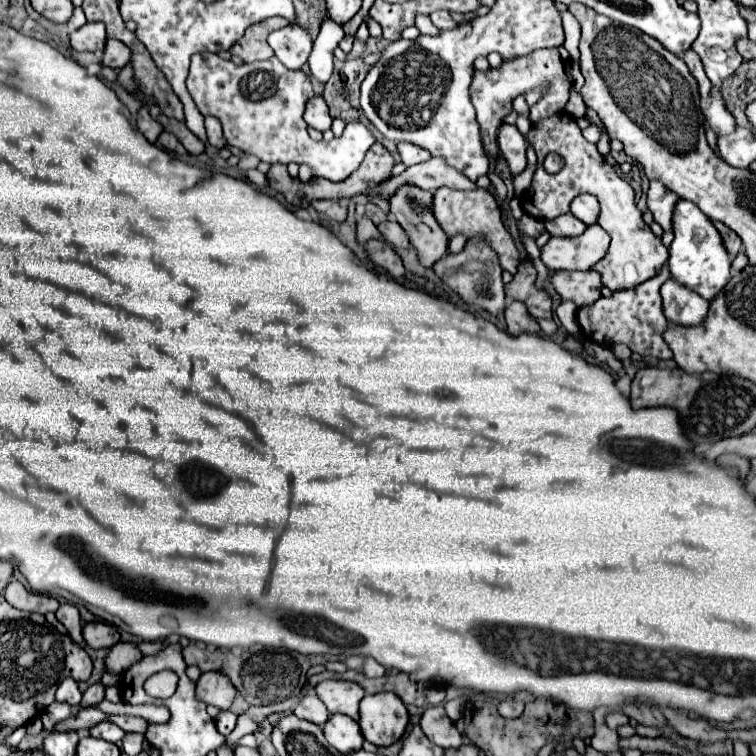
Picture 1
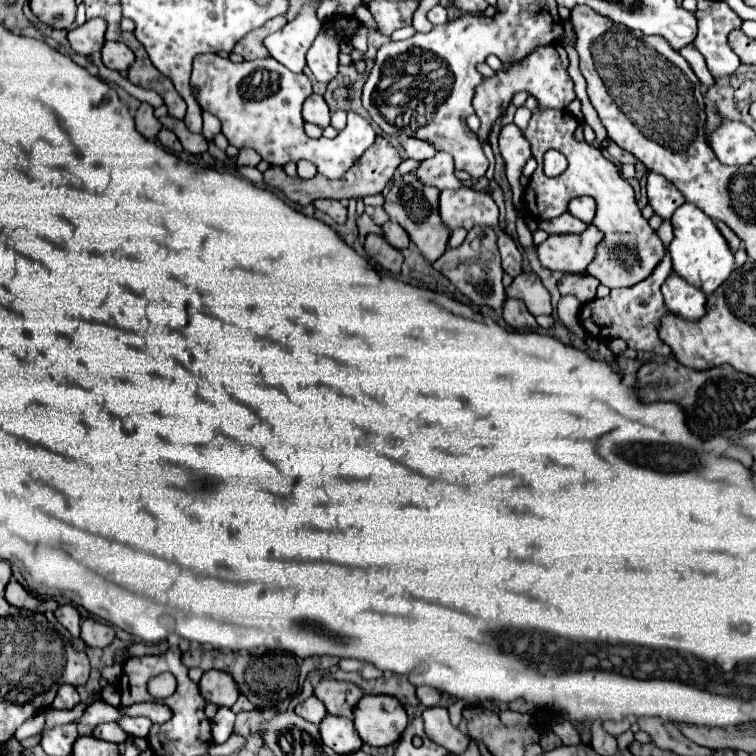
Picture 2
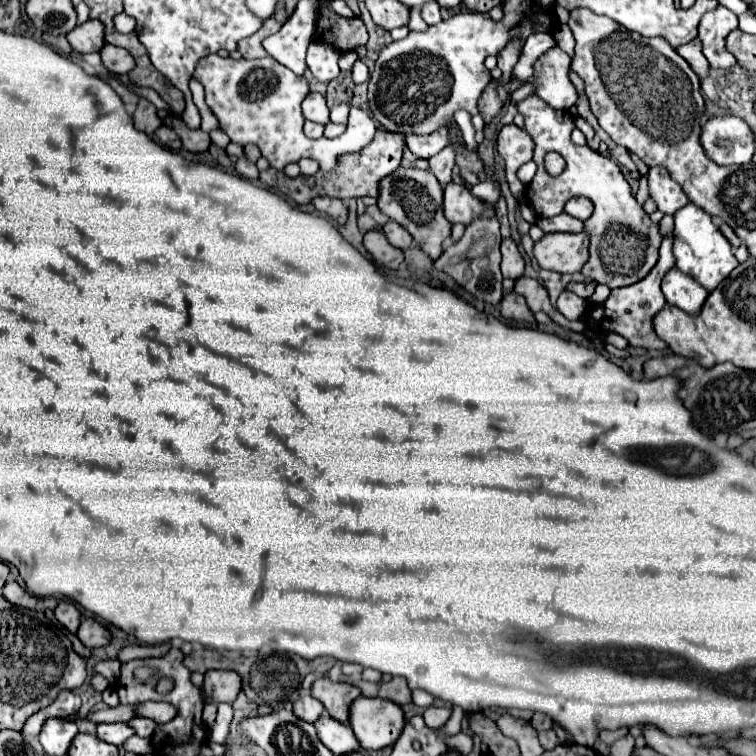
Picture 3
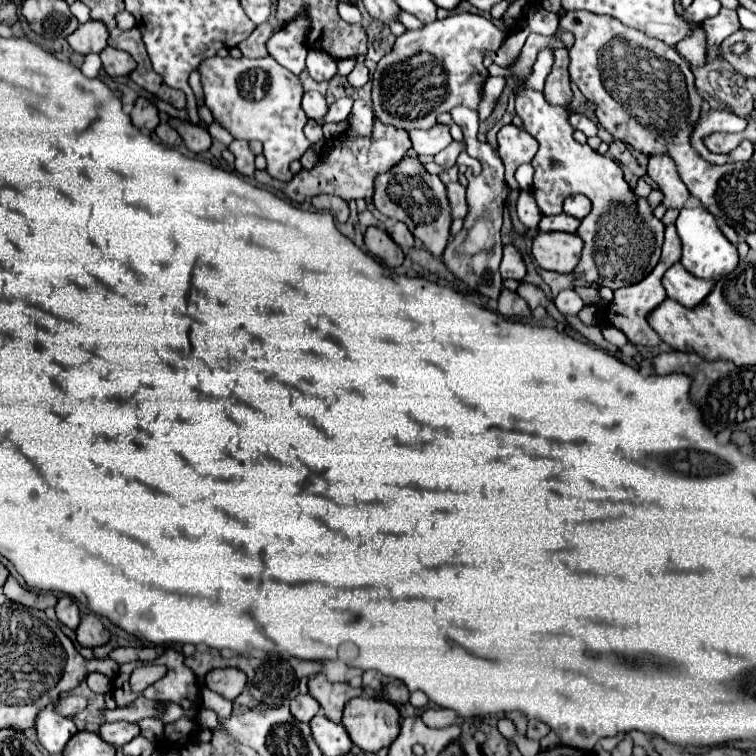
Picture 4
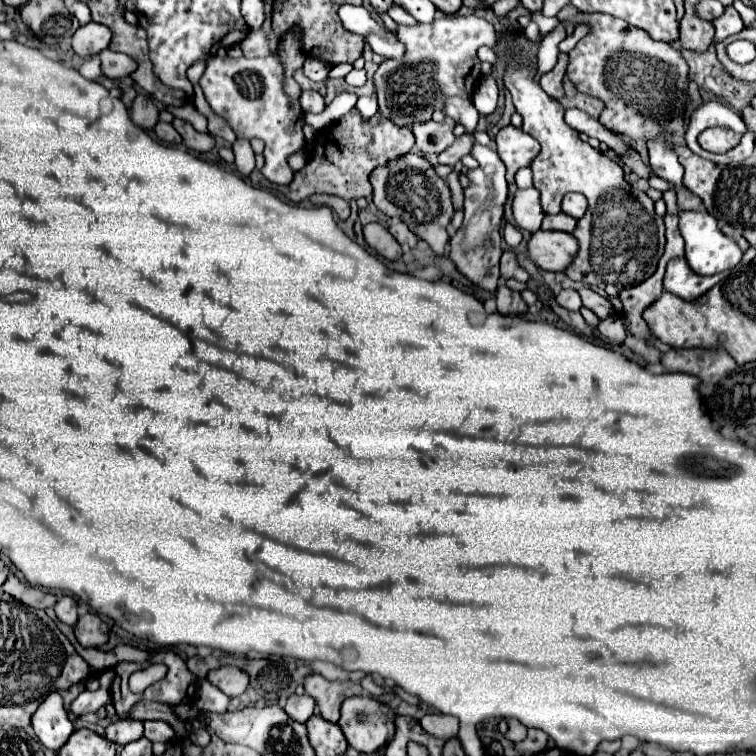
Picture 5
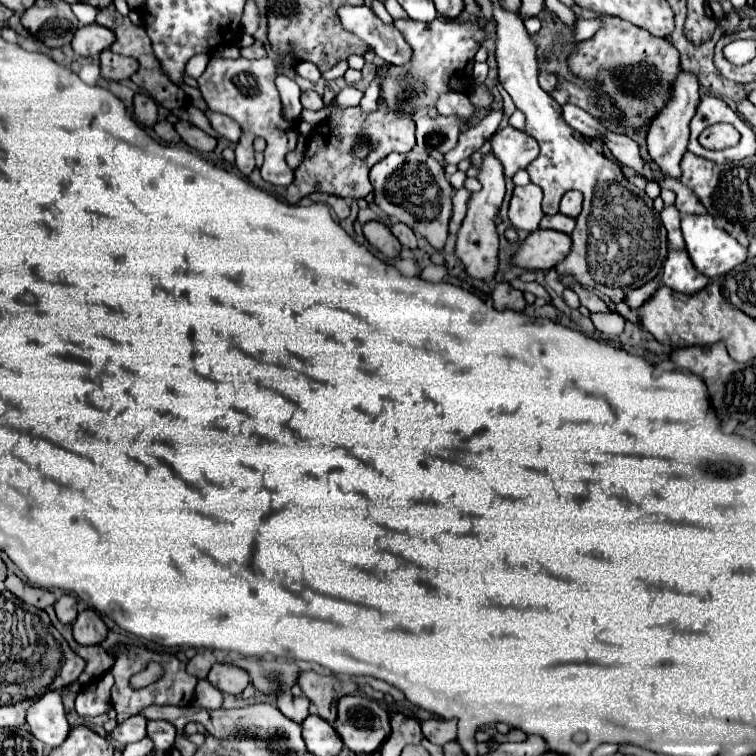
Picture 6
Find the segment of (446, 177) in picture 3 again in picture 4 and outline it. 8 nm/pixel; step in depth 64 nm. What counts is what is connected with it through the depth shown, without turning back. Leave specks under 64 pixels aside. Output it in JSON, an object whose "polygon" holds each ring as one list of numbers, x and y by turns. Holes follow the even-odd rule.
{"polygon":[[452,142,448,148,444,148,440,154,434,156,434,162,436,162,444,172,448,172,448,170,456,164,456,158,458,158,458,154,460,154,462,150,464,150,464,144]]}

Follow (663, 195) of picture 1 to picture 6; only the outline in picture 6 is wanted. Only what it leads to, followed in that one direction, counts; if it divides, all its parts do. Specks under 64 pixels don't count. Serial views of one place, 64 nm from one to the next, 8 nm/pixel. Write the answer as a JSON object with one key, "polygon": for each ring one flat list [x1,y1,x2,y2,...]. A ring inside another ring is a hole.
{"polygon":[[686,70,680,72,680,76,678,76,678,80,674,84,672,98,668,100,664,110,658,114,658,118,652,122,648,138,646,138,652,162,656,162,660,172,670,176,670,178,680,178,682,176,680,160,682,160,682,154,686,152,686,146,688,146,688,134,690,134,688,132,688,122,692,120,692,116,694,116,694,112,698,108,698,102,700,102,698,88,700,88,700,84,698,84,694,74,690,74]]}

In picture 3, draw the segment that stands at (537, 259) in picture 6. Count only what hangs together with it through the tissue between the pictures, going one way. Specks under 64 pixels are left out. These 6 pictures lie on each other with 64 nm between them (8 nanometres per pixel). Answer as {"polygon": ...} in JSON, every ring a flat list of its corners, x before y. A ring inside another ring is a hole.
{"polygon":[[546,234,534,244,534,256,544,270,554,272,580,272,588,260,590,236,580,234]]}

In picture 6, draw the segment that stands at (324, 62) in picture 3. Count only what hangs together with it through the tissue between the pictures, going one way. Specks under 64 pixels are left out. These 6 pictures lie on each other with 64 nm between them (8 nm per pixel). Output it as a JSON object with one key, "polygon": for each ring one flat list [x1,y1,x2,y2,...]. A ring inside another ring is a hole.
{"polygon":[[300,62,300,64,296,64,296,72,298,72,302,78,312,80,312,82,316,82,316,80,320,80,320,78,322,78,322,74,320,74,318,66,316,66,316,64,312,64,312,62]]}

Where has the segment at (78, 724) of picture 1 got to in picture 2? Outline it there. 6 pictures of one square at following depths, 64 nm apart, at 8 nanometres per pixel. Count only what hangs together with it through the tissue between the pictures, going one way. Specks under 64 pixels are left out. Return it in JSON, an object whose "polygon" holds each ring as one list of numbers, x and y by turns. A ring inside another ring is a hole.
{"polygon":[[98,700,96,704,90,704,90,706,84,710,82,718,78,718,76,722,96,726,96,724,102,724,102,722,116,722,120,716,122,716,122,714,120,714,114,706]]}

